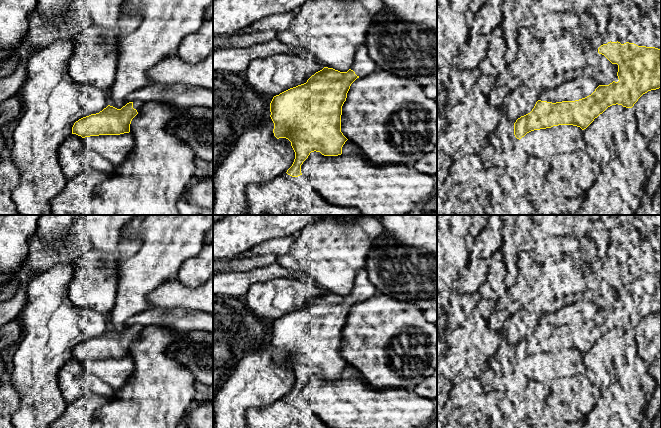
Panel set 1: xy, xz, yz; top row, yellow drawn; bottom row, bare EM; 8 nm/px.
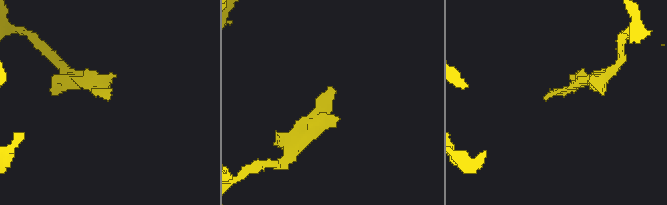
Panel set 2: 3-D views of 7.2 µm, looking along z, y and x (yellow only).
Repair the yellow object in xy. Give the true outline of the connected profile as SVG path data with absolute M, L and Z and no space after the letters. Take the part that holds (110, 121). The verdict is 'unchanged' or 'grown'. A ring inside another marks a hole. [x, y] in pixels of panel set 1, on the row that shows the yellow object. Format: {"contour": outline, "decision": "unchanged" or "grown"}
{"contour": "M129 102L121 109L108 105L96 114L83 117L72 127L72 134L82 138L99 135L120 135L130 132L132 119L138 114L143 103Z", "decision": "grown"}

